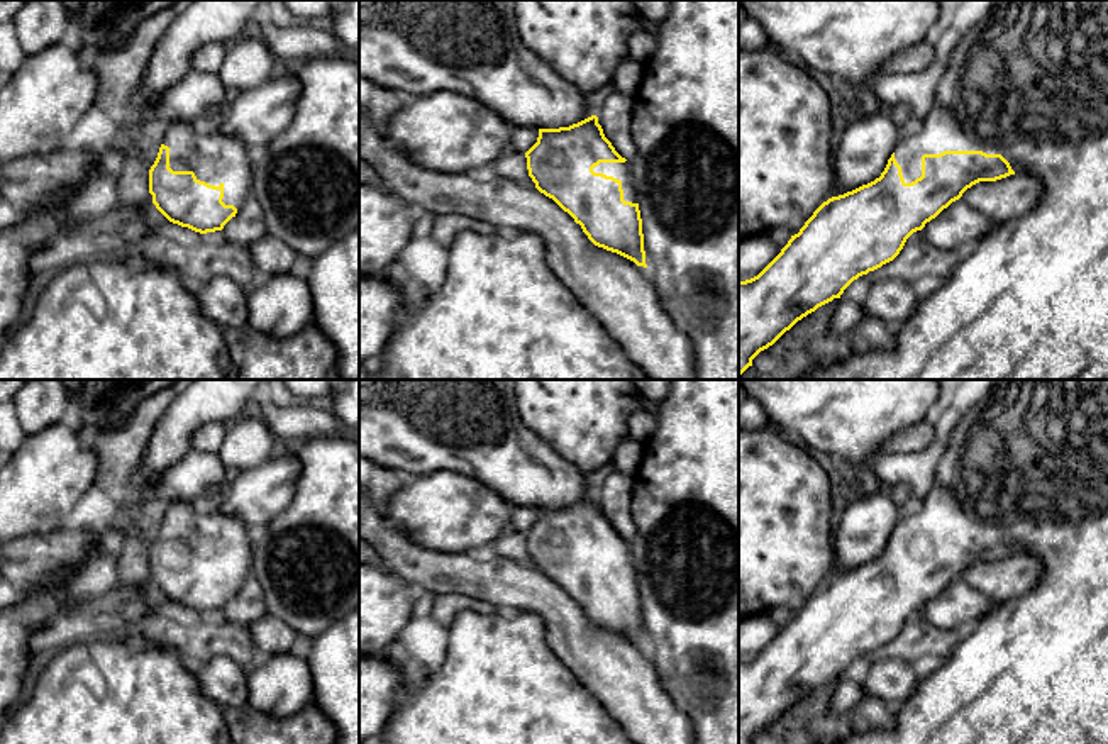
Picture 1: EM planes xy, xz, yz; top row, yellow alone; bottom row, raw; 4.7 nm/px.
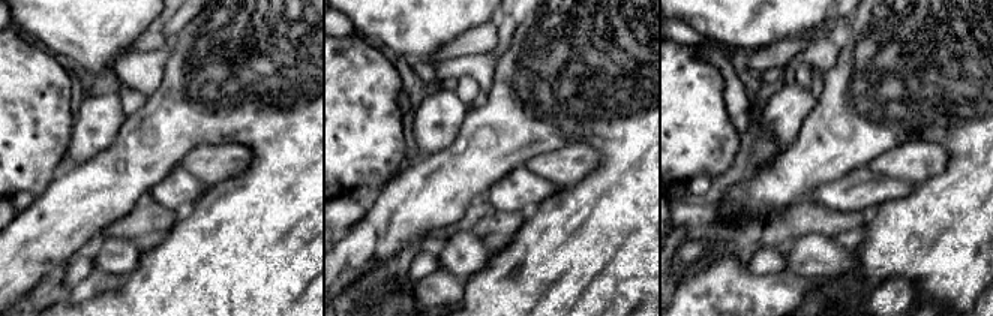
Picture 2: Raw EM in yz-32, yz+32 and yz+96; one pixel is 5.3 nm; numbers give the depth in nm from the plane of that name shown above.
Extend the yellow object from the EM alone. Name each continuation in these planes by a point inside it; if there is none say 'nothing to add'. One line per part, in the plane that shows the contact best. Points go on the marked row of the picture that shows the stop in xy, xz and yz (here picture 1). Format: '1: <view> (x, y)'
1: yz (1029, 300)

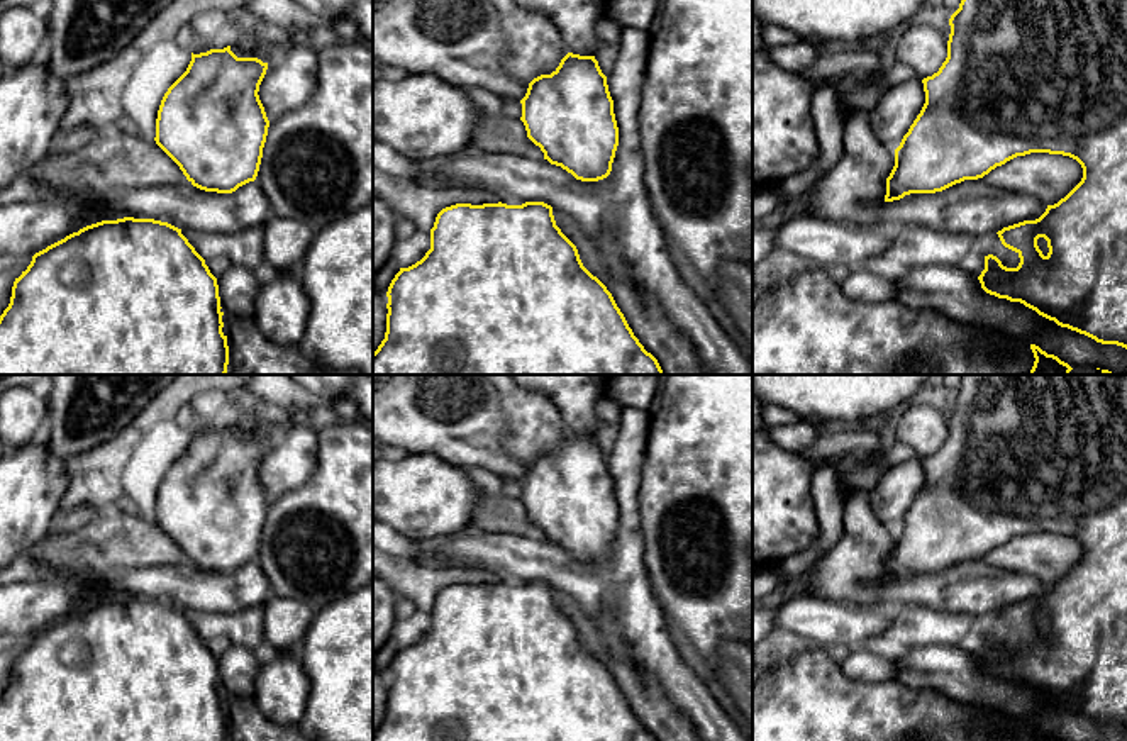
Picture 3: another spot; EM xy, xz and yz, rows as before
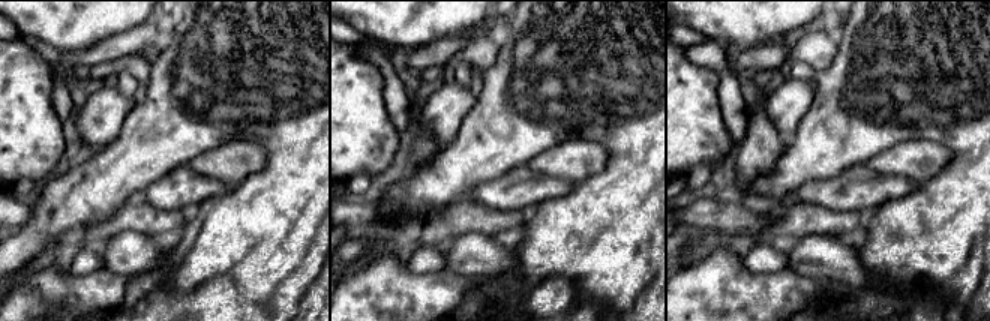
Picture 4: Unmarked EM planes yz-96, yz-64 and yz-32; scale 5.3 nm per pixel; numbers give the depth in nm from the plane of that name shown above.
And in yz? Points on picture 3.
nothing to add

